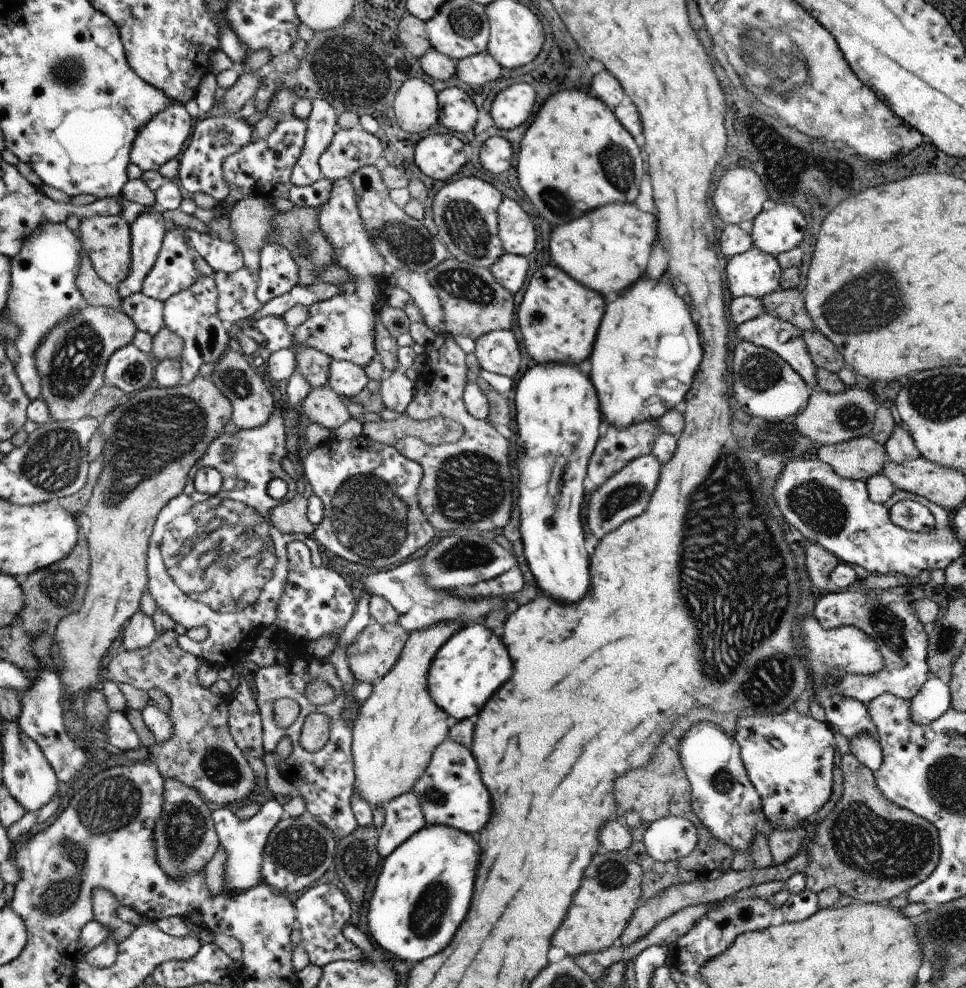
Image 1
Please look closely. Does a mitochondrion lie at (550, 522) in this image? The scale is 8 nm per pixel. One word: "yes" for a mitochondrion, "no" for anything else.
no

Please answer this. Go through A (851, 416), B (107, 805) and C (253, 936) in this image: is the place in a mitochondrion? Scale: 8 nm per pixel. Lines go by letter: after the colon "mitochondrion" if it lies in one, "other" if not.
A: mitochondrion
B: mitochondrion
C: other

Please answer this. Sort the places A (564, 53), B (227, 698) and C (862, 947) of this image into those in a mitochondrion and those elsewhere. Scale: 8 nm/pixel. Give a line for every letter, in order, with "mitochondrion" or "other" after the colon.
A: other
B: other
C: other

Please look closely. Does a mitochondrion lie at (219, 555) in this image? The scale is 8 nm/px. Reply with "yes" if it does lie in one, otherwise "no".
yes

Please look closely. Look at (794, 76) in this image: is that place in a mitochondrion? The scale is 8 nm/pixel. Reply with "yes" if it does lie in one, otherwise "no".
yes

